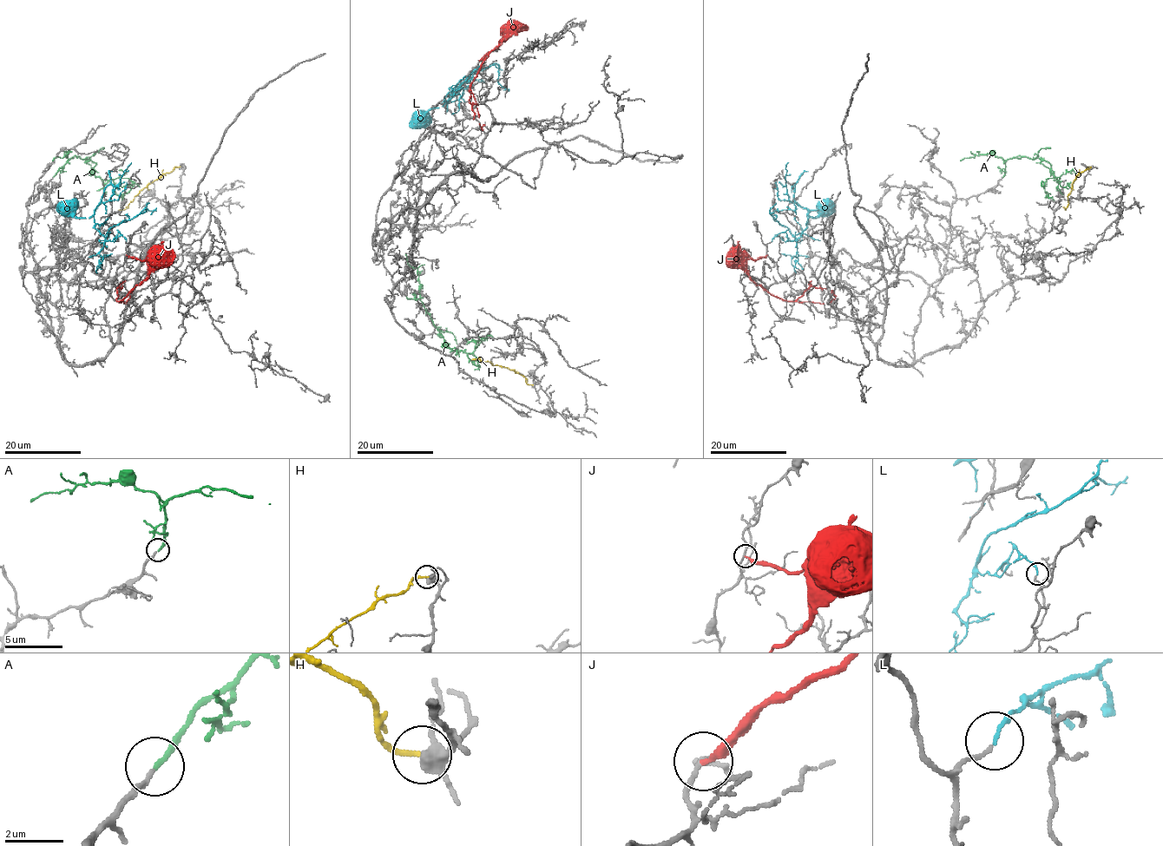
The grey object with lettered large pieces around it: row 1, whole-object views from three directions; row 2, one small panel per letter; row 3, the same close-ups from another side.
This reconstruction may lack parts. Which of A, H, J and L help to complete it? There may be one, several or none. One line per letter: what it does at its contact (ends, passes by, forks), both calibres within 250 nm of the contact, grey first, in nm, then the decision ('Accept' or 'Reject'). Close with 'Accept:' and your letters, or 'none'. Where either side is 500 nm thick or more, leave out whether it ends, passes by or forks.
A: It ends there. Thickness 170 nm (grey) against 190 nm. Accept
H: It ends there. Thickness 360 nm (grey) against 180 nm. Reject
J: It ends there. Thickness 130 nm (grey) against 240 nm. Reject
L: It ends there. Thickness 110 nm (grey) against 140 nm. Reject
Accept: A

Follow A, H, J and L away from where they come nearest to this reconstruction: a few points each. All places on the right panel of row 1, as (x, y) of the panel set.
A: (1002, 177), (1008, 159), (1039, 158), (1055, 180), (1059, 178), (1048, 178), (1044, 185), (1048, 195), (1044, 193)
H: (1091, 167), (1079, 173), (1074, 180), (1066, 209)
J: (766, 254), (747, 260), (749, 277), (771, 294), (793, 302), (821, 304), (835, 298), (831, 293)
L: (772, 240), (776, 235), (785, 241), (794, 240), (807, 226), (807, 211), (789, 200), (785, 183), (788, 162)

